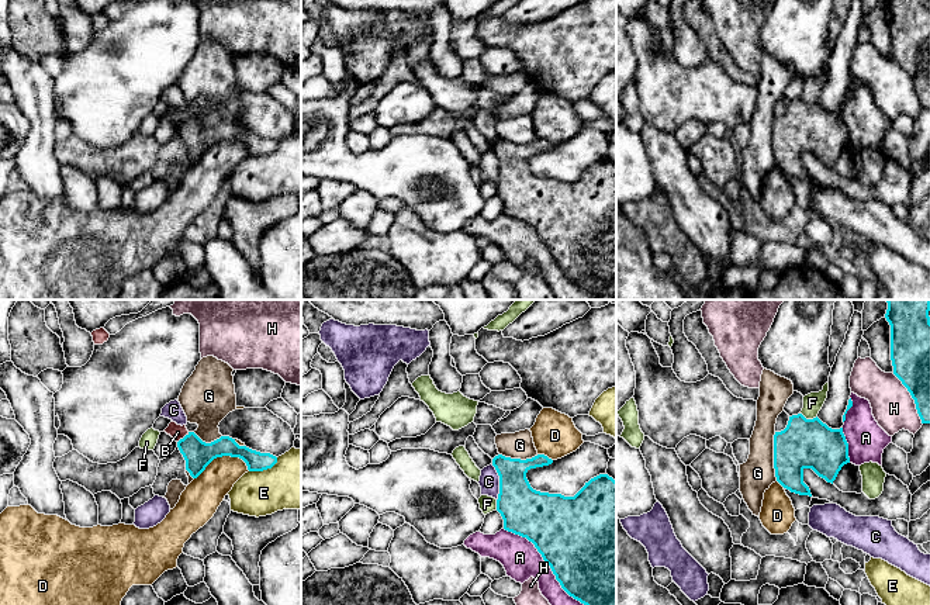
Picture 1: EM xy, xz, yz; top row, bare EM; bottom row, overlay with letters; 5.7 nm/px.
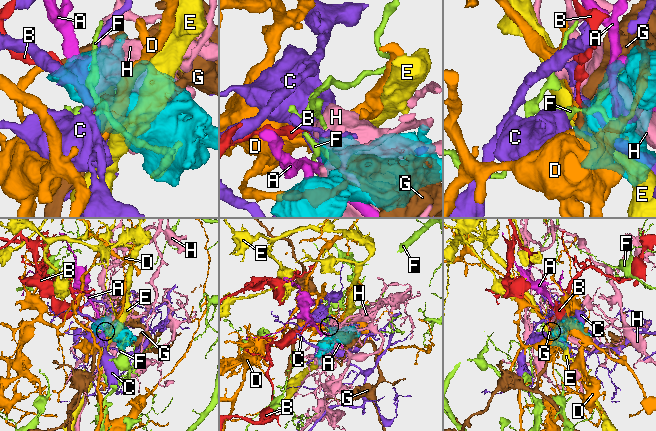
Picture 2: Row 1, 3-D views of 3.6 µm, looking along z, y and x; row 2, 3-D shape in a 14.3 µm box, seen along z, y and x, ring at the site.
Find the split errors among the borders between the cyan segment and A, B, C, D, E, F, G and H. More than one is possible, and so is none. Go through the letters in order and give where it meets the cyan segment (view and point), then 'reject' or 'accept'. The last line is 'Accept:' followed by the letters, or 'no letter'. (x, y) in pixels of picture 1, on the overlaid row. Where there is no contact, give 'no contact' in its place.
A: xz (546, 562) | reject
B: xy (185, 436) | reject
C: xz (500, 483) | reject
D: xy (223, 455) | reject
E: xy (265, 469) | reject
F: yz (809, 419) | reject
G: yz (774, 456) | reject
H: yz (912, 397) | reject
Accept: no letter

